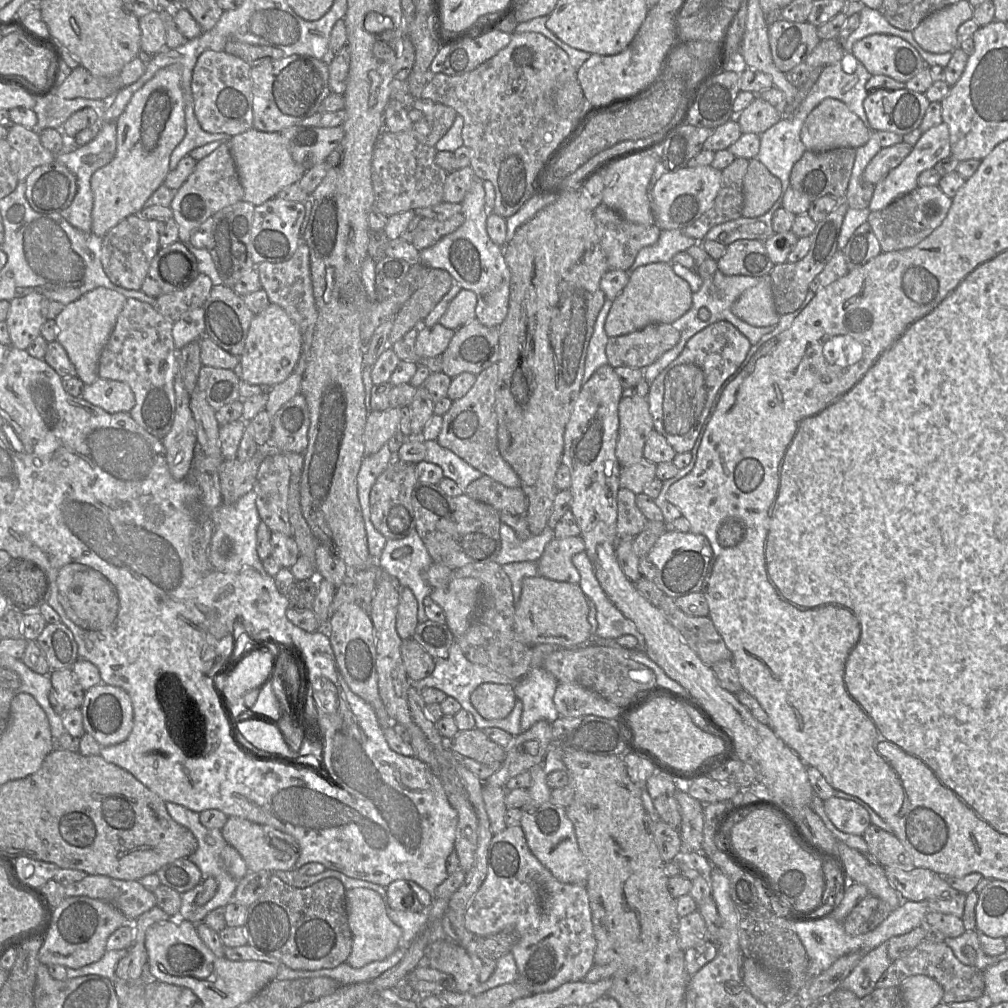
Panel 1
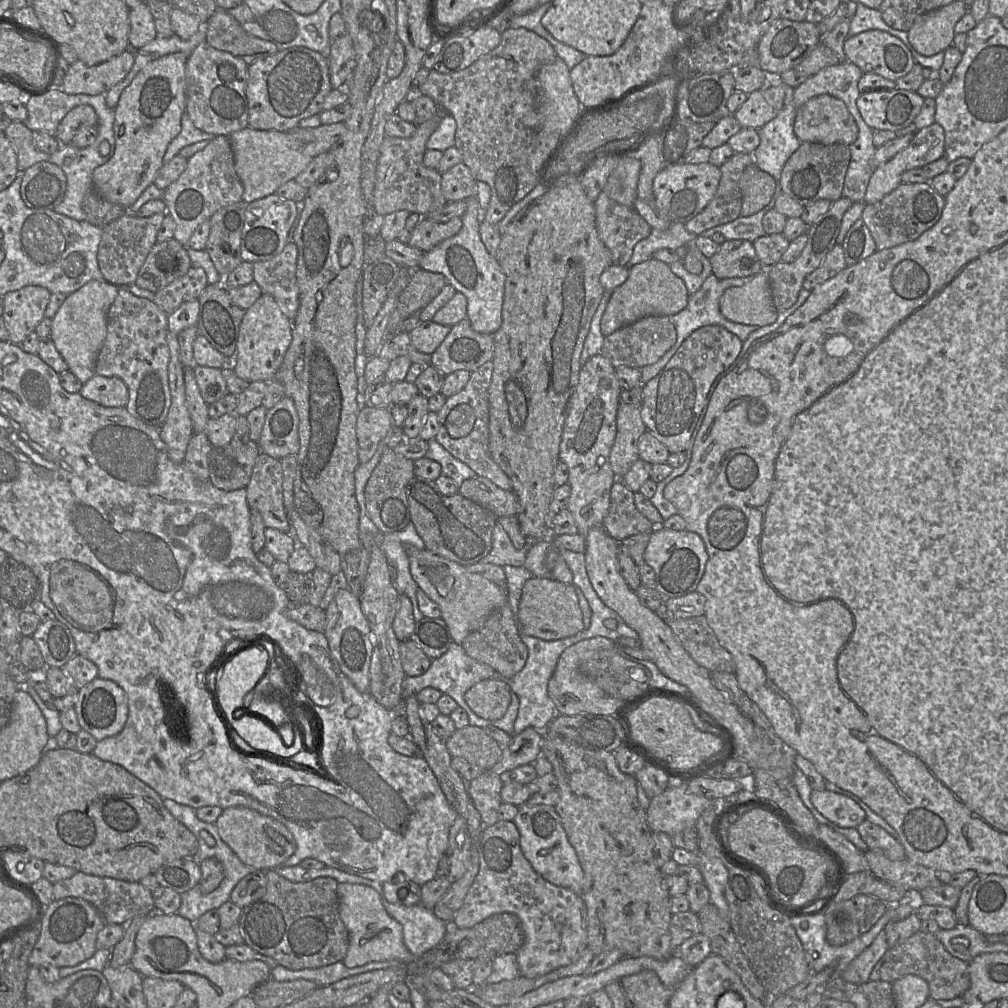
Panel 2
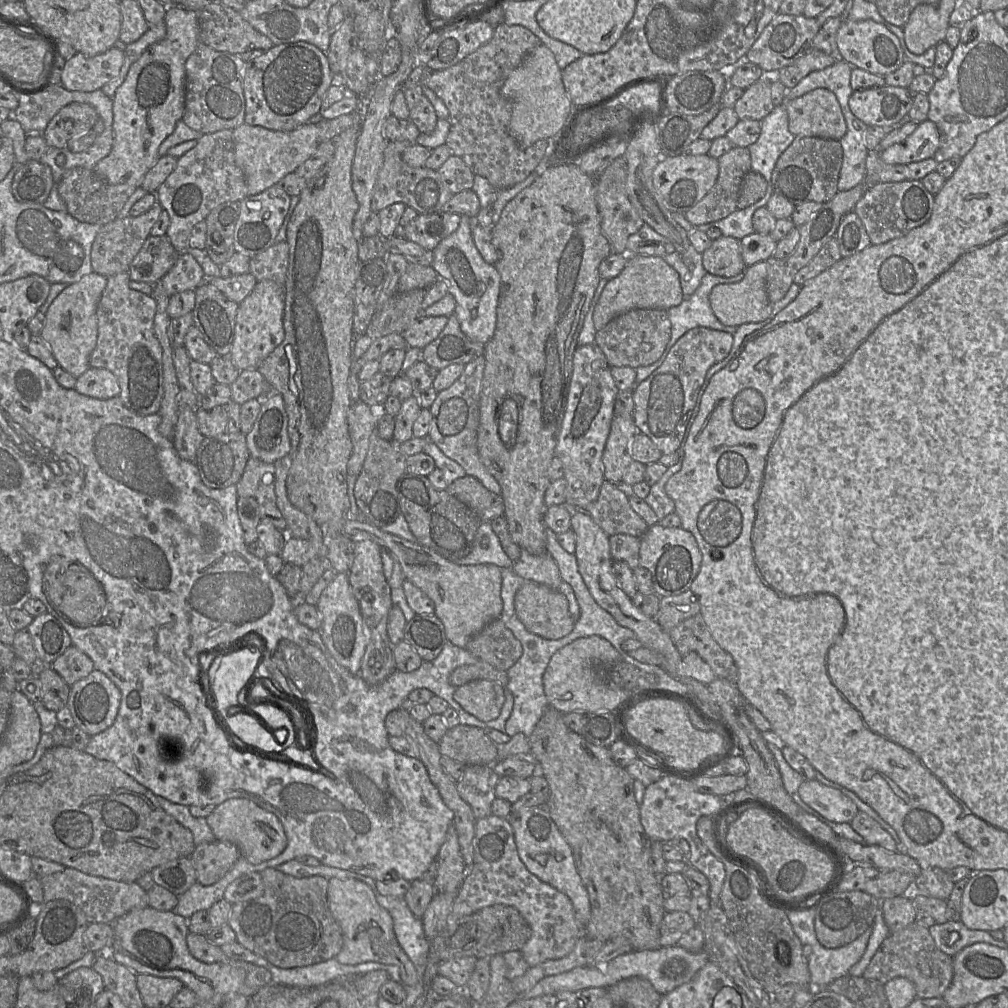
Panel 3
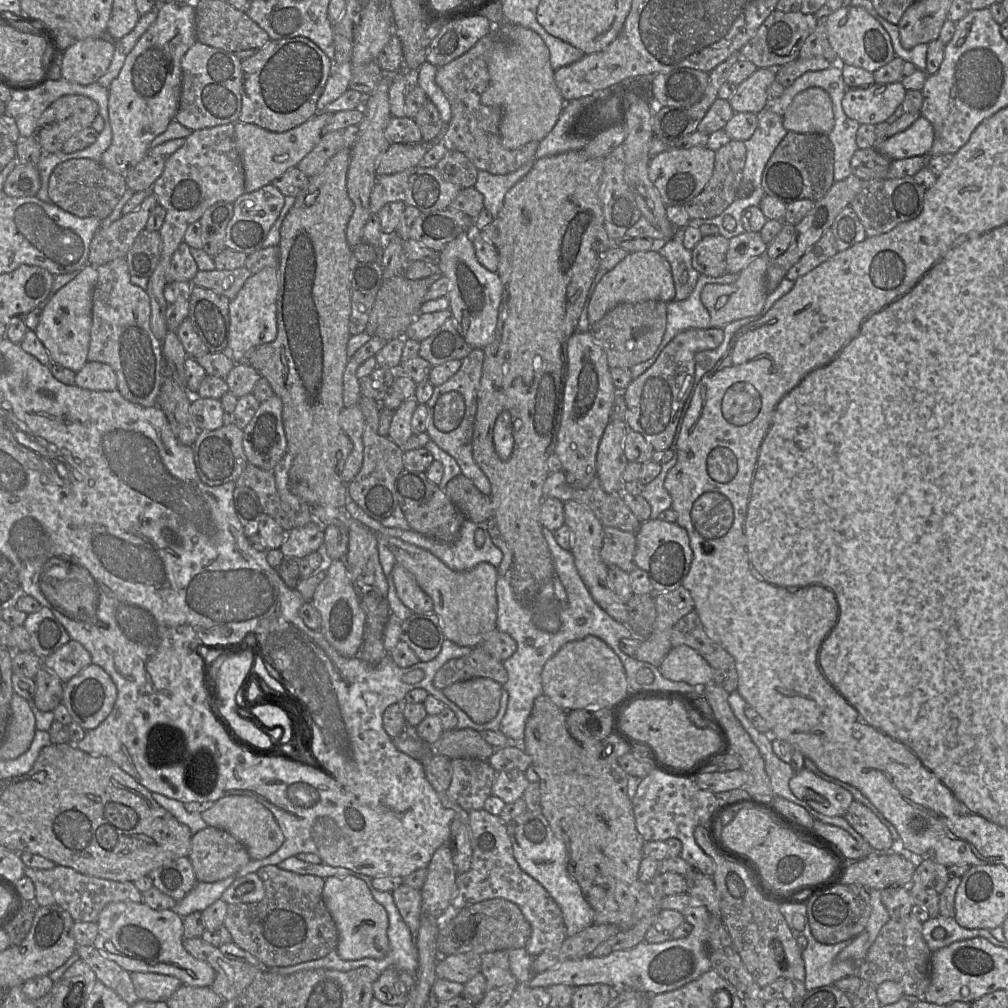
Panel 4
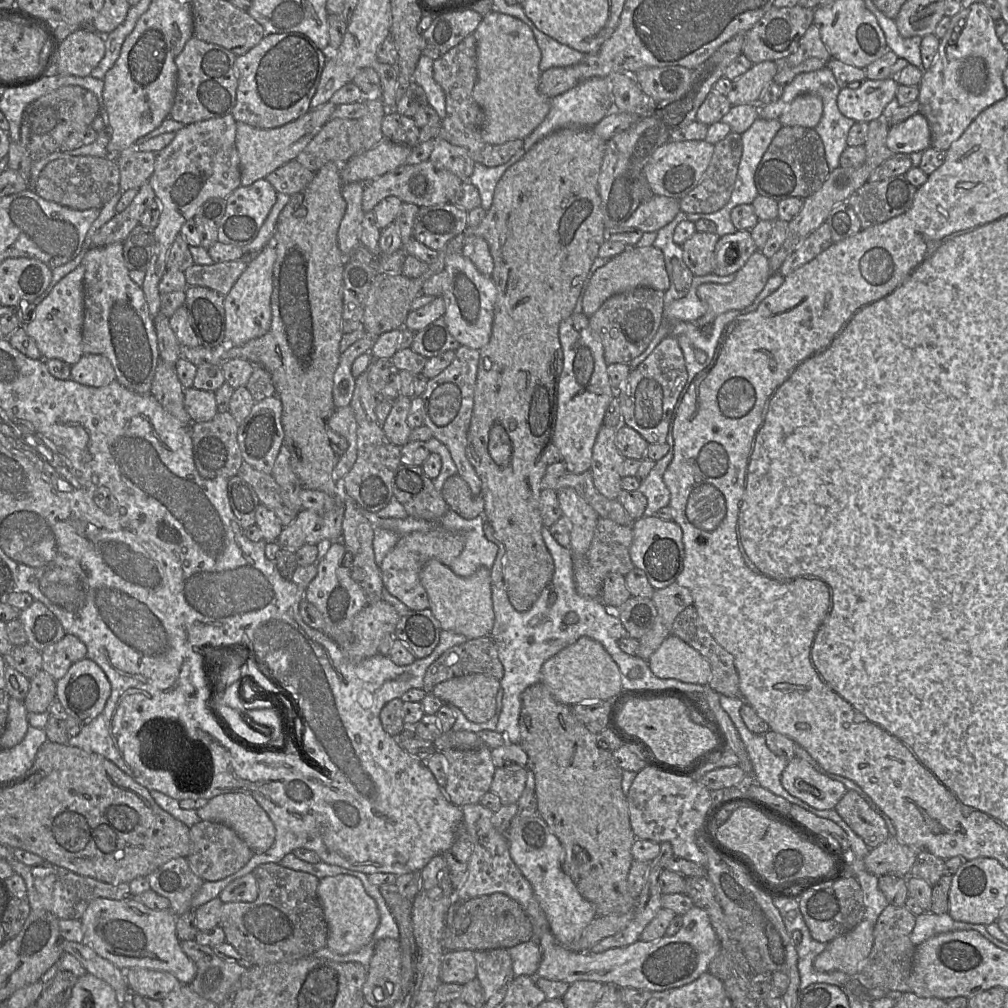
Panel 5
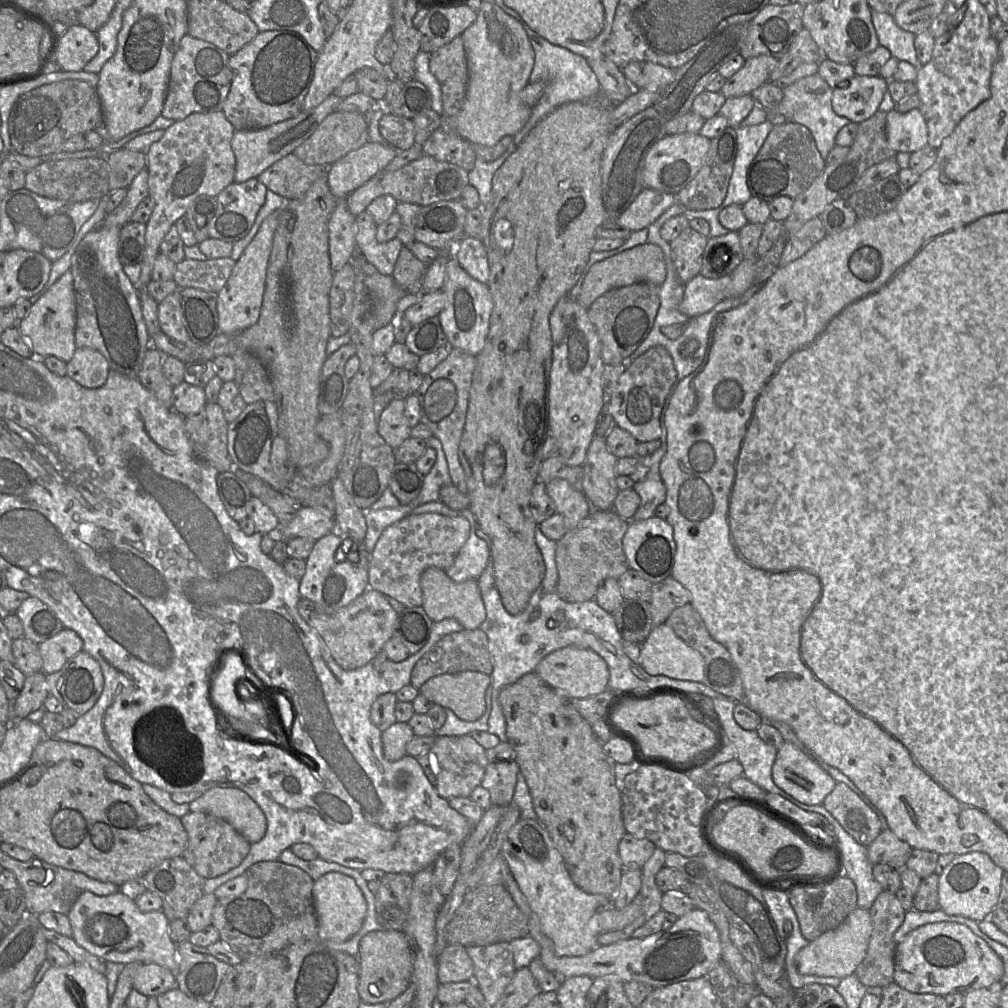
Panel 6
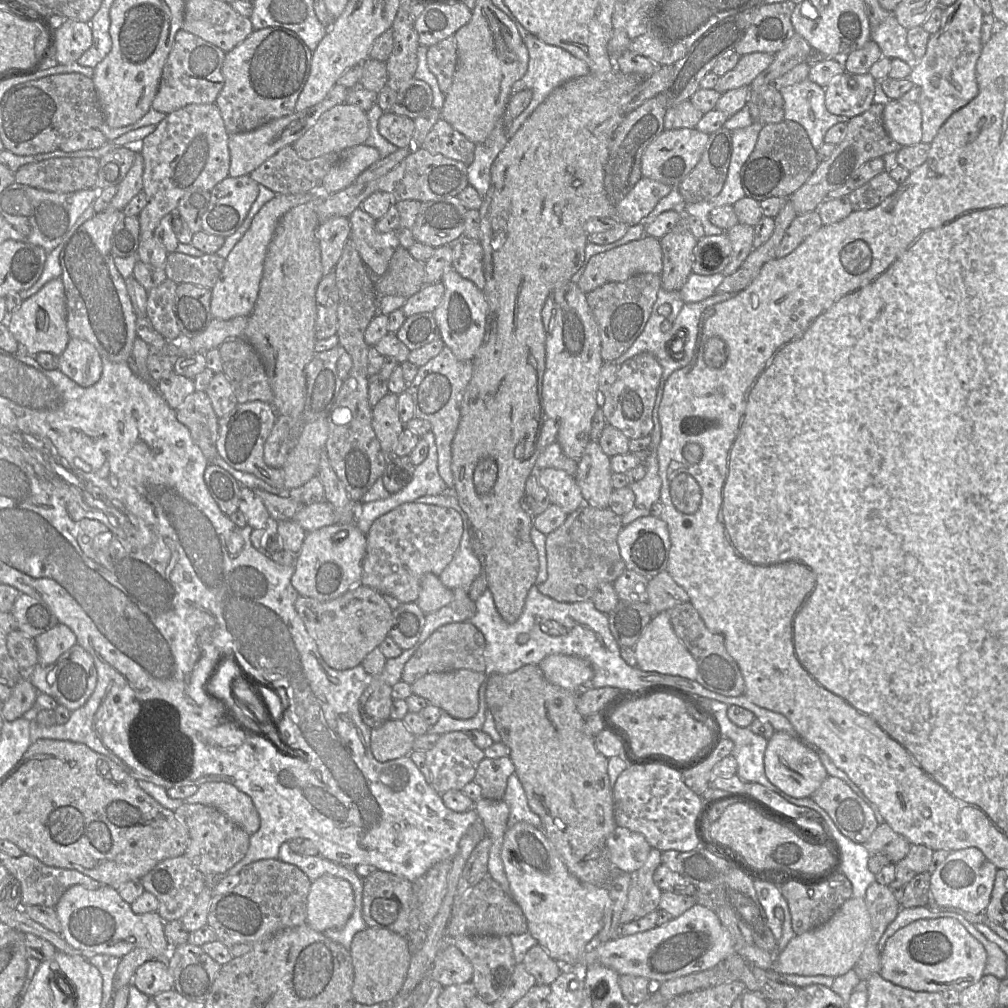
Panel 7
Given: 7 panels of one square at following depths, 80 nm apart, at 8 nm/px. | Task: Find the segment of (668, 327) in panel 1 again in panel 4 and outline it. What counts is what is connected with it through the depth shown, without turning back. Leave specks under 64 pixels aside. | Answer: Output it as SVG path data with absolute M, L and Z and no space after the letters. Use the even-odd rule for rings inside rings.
M649 300L638 303L621 303L592 324L590 332L603 348L609 368L629 368L645 362L656 353L666 330L667 303Z

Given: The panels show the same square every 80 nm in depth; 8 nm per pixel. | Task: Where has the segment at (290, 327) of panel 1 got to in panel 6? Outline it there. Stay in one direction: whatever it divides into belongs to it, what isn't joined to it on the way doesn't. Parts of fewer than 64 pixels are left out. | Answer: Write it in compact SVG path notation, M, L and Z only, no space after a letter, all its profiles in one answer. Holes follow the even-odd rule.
M279 212L267 216L252 241L236 261L224 287L218 292L217 311L221 333L236 334L257 323L266 286L267 270Z

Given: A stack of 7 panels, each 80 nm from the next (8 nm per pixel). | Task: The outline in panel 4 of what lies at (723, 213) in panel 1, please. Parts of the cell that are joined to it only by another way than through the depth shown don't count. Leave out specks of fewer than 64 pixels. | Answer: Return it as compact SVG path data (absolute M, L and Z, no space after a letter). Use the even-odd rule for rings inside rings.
M730 140L715 152L714 170L703 191L684 206L690 219L710 219L737 198L746 160L744 142Z

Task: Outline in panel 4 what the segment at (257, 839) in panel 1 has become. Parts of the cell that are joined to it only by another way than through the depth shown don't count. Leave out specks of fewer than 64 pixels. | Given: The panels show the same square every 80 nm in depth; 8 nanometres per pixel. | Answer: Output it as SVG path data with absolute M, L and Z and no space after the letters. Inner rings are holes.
M252 796L222 797L200 815L208 826L225 830L236 838L246 848L252 860L261 860L270 856L282 846L285 840L272 812Z

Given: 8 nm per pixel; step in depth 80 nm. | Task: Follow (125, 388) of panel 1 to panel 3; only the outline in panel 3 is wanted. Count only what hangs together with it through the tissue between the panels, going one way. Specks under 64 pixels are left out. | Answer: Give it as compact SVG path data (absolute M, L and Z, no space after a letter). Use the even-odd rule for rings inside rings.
M94 367L76 378L75 390L97 399L110 399L121 392L118 379L110 370Z

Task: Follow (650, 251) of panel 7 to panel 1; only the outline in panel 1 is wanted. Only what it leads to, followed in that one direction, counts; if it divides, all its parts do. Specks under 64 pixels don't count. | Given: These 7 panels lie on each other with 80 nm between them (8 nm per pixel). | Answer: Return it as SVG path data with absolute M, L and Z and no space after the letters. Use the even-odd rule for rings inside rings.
M657 262L643 265L630 274L628 284L612 301L605 321L605 332L610 338L632 333L653 323L671 324L686 313L691 304L691 287L674 272L672 264Z

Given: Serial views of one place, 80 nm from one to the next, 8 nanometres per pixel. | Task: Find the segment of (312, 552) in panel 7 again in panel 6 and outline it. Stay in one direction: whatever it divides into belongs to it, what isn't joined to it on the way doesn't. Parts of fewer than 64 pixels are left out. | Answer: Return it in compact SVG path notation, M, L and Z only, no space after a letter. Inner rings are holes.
M333 531L315 541L313 549L306 561L306 571L299 584L302 598L311 600L322 607L329 615L336 614L340 609L349 605L367 588L369 553L365 548L346 540L339 532ZM356 548L359 552L358 562L345 558L345 551Z

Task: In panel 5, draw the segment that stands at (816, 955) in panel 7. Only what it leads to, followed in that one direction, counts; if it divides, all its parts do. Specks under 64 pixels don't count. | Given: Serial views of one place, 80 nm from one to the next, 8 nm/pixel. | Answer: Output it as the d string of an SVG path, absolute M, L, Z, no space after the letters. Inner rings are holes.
M863 919L851 931L830 941L813 966L819 972L842 971L854 977L867 961L873 939L874 924Z

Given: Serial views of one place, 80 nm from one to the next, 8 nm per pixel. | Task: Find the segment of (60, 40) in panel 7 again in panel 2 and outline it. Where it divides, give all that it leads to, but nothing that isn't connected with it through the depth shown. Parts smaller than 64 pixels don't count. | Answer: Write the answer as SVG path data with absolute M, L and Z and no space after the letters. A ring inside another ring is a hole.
M131 48L93 66L77 60L69 65L61 90L67 94L105 95L126 77L134 61L135 52Z

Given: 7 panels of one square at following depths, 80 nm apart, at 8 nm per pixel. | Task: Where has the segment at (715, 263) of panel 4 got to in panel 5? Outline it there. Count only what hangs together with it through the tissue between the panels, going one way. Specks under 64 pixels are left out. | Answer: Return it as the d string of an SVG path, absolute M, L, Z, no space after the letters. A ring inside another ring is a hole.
M696 231L681 246L683 261L695 276L713 274L715 247L719 238L714 233Z

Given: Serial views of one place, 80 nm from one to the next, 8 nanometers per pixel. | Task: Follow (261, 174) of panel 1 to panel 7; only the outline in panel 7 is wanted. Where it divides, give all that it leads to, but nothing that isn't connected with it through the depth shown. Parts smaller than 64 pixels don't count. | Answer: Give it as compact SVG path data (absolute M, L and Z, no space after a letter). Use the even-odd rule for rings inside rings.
M336 84L327 96L318 104L305 110L272 120L267 124L249 132L232 134L228 139L230 151L229 176L240 177L250 175L264 161L286 146L293 146L320 118L320 116L332 107L345 102L350 89L341 84Z

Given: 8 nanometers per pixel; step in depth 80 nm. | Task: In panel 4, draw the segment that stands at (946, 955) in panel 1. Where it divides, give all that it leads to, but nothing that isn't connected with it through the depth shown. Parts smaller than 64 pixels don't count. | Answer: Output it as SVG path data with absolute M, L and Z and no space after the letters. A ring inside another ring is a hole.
M913 915L890 919L880 930L865 959L858 964L856 975L875 986L885 981L898 983L904 995L922 997L931 981L931 957L922 935L922 923Z

